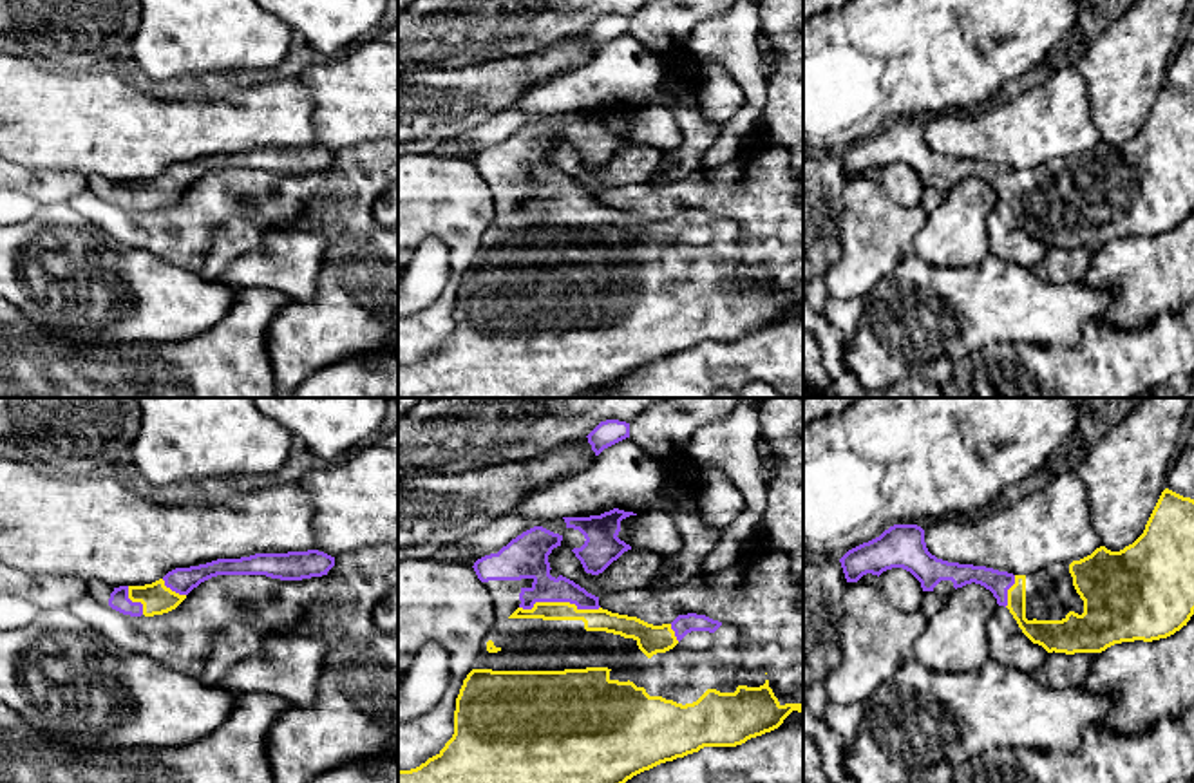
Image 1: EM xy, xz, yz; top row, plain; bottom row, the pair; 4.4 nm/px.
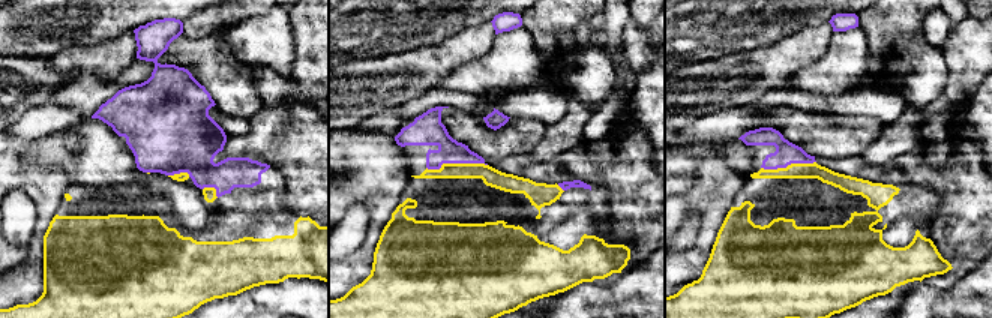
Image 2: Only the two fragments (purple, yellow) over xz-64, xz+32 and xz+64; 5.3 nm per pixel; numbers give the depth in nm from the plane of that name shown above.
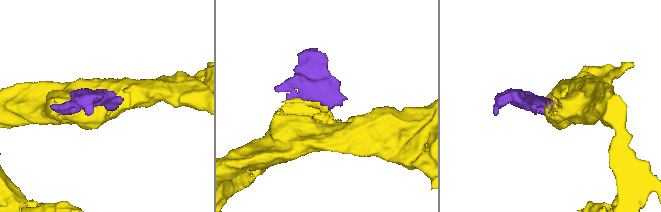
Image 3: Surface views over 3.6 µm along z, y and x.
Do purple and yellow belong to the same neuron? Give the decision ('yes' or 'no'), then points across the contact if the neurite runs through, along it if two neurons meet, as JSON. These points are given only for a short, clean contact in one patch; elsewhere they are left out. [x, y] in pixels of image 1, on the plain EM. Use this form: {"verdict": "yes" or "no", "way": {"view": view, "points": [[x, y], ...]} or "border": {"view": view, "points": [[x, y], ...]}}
{"verdict": "yes"}

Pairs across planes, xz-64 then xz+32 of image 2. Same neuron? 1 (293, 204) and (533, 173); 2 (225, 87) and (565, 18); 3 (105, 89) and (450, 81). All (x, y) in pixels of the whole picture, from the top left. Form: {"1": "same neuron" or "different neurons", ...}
{"1": "same neuron", "2": "different neurons", "3": "same neuron"}

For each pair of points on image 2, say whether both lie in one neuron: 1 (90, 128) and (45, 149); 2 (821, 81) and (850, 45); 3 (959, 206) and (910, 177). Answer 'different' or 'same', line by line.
1: same
2: same
3: same

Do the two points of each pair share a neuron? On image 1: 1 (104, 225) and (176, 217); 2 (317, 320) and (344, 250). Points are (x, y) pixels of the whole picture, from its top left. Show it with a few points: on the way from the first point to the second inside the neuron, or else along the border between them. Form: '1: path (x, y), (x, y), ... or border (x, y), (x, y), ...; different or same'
1: path (122, 225), (158, 225); same
2: path (335, 302), (344, 293), (344, 268); same

